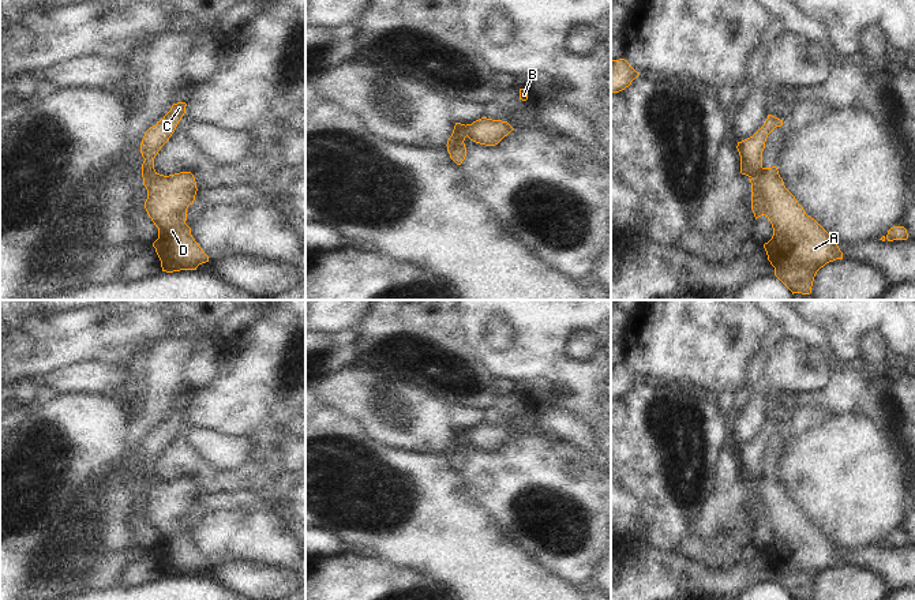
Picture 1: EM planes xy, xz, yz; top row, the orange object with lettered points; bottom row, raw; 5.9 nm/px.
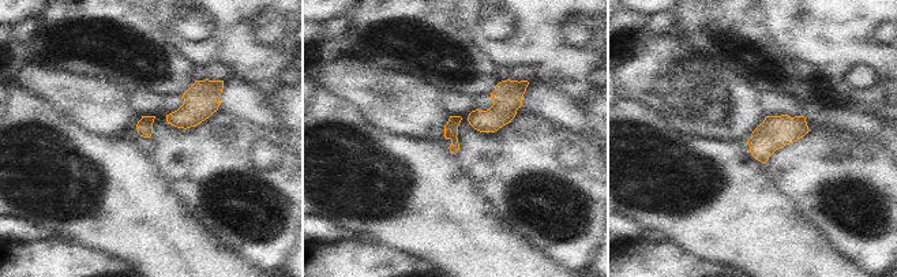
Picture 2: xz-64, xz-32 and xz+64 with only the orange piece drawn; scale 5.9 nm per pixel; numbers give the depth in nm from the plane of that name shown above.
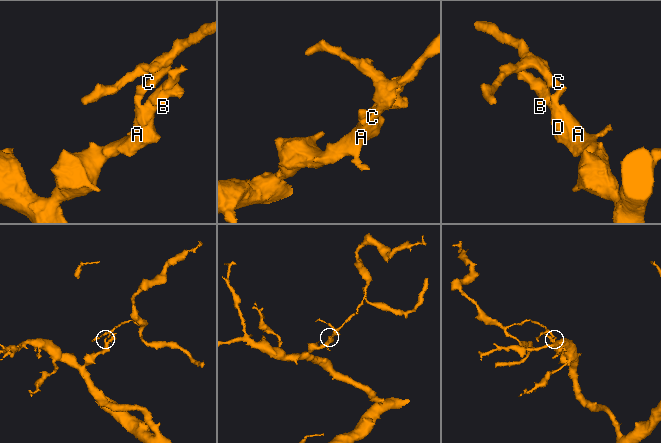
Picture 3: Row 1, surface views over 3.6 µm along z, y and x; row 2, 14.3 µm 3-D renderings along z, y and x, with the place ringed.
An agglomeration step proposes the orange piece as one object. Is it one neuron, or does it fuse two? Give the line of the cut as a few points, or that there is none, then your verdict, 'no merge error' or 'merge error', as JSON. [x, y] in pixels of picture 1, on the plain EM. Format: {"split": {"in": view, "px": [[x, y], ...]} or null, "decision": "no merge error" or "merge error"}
{"split": {"in": "xz", "px": [[465, 431], [458, 443], [447, 453]]}, "decision": "merge error"}

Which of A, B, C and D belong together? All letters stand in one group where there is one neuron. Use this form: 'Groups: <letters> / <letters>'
Groups: A B D / C

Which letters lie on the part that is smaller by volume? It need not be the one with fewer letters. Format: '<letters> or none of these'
C

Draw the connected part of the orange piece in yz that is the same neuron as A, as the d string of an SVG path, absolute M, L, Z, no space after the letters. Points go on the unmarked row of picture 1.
M776 472L762 473L758 481L750 484L751 515L755 525L765 521L773 533L772 544L764 550L768 566L775 573L775 581L794 599L810 600L817 577L826 569L843 565L835 544L798 509L785 494Z

